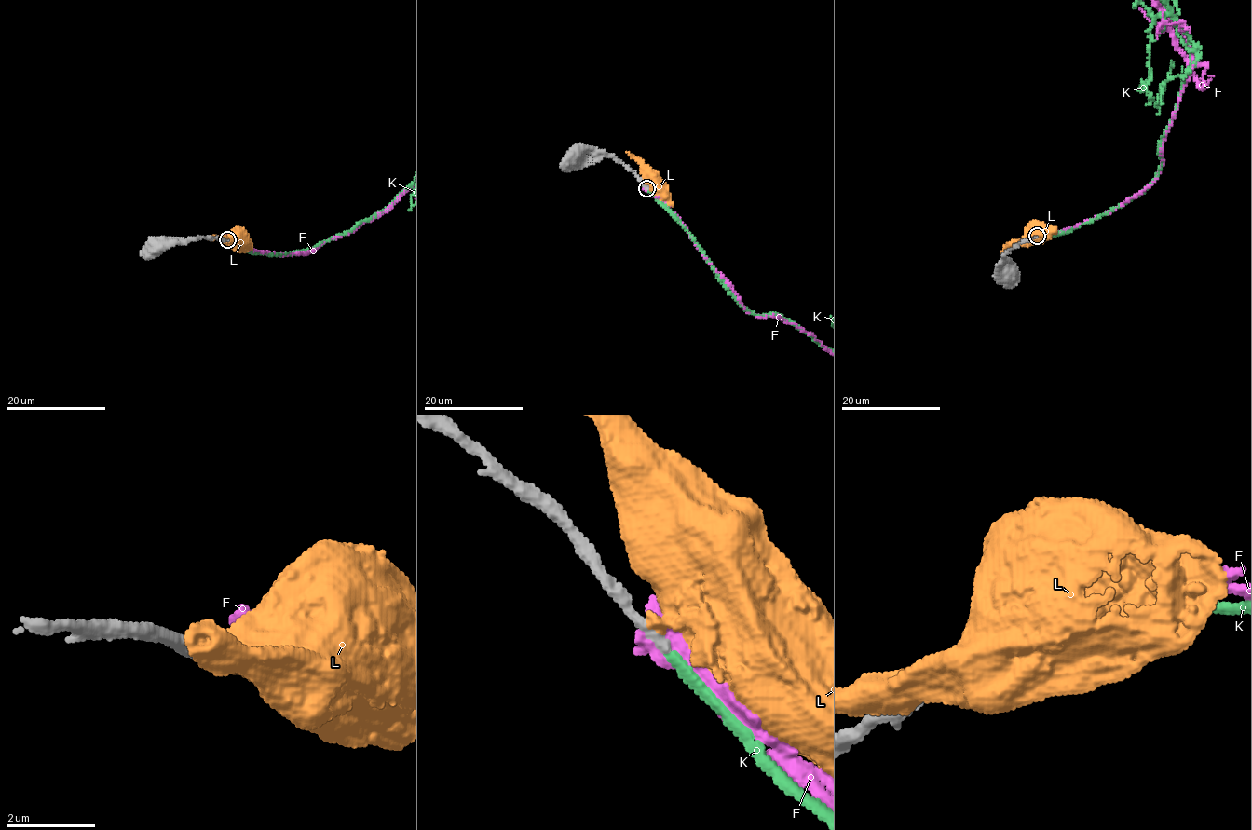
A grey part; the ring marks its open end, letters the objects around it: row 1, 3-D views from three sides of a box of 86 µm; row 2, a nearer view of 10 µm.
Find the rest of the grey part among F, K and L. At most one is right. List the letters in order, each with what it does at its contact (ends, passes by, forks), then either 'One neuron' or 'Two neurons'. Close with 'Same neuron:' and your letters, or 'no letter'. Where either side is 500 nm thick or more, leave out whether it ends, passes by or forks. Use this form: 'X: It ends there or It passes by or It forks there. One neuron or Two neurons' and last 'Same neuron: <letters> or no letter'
F: Two neurons
K: It ends there. One neuron
L: Two neurons
Same neuron: K

